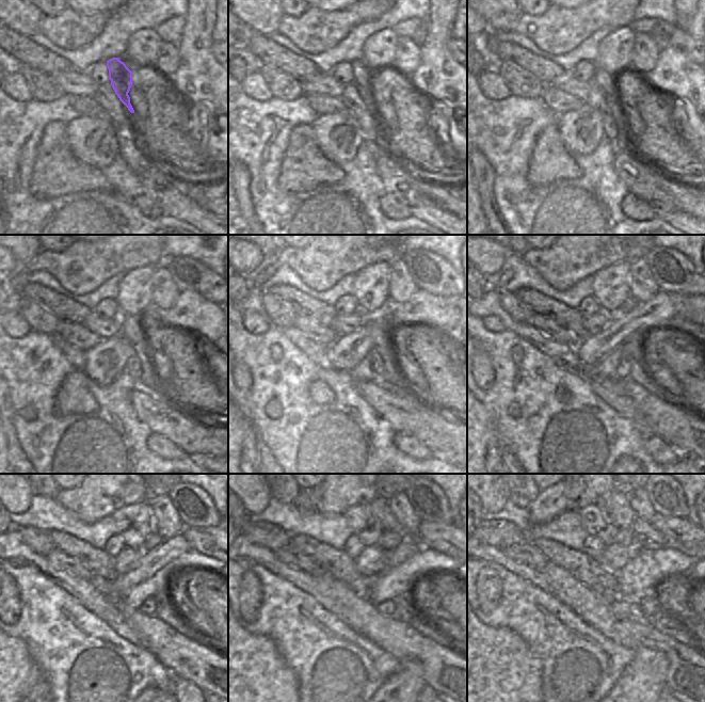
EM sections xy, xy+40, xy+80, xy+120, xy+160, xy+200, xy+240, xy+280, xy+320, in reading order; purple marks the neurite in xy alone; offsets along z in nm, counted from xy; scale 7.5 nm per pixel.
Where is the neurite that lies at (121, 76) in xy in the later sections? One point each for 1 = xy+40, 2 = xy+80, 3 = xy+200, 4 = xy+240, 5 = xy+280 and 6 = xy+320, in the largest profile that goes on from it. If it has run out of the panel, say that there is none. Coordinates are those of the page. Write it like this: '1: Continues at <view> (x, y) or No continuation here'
1: Continues at xy+40 (365, 83)
2: Continues at xy+80 (609, 86)
3: Continues at xy+200 (641, 373)
4: Continues at xy+240 (165, 610)
5: Continues at xy+280 (426, 626)
6: Continues at xy+320 (672, 627).

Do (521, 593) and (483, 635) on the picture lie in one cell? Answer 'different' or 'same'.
different

